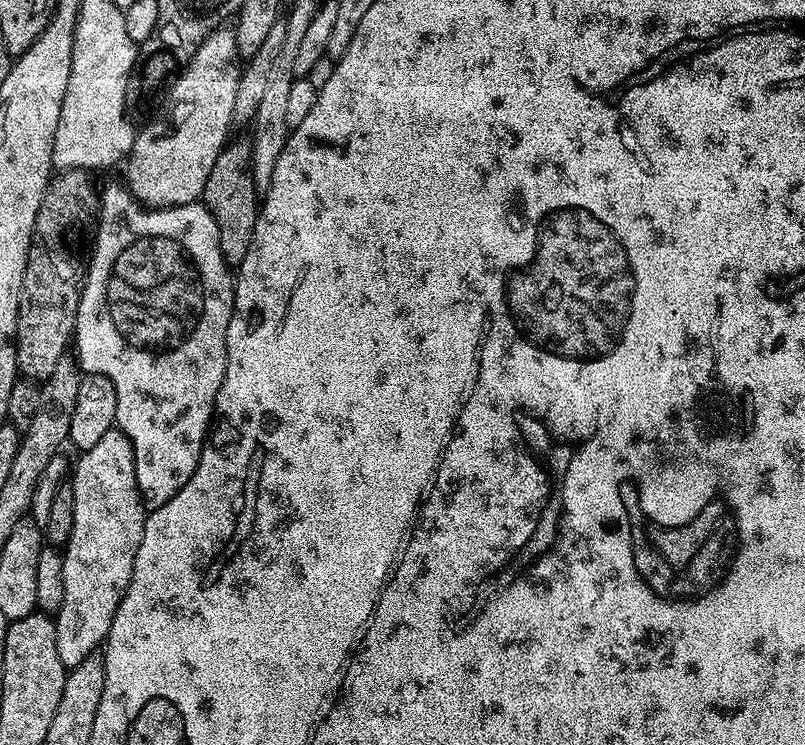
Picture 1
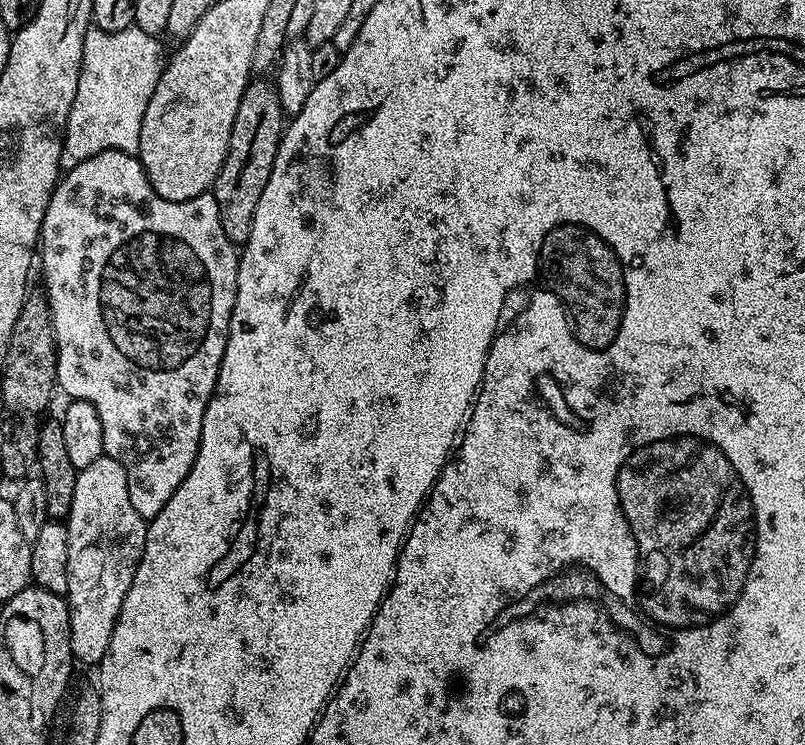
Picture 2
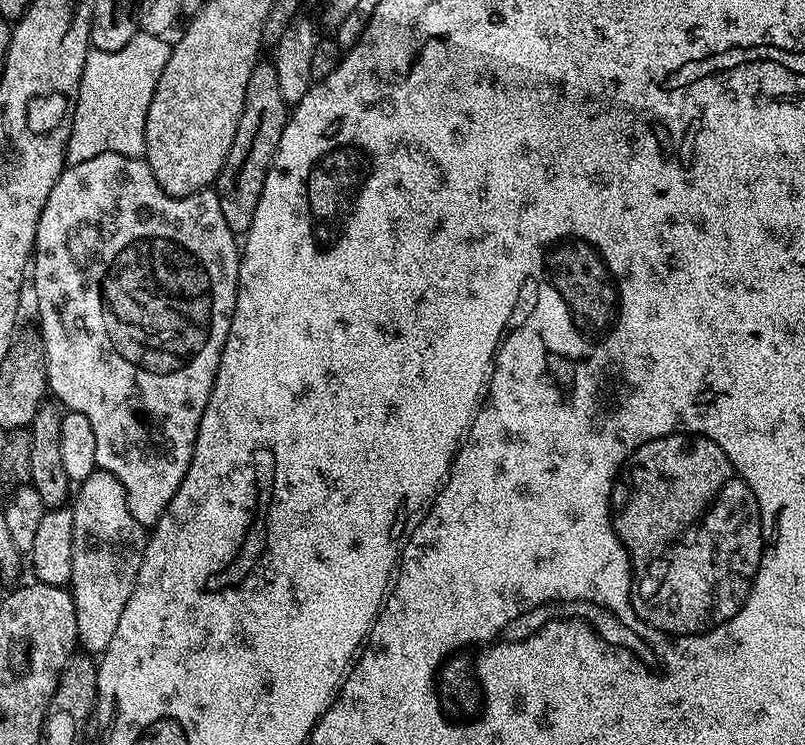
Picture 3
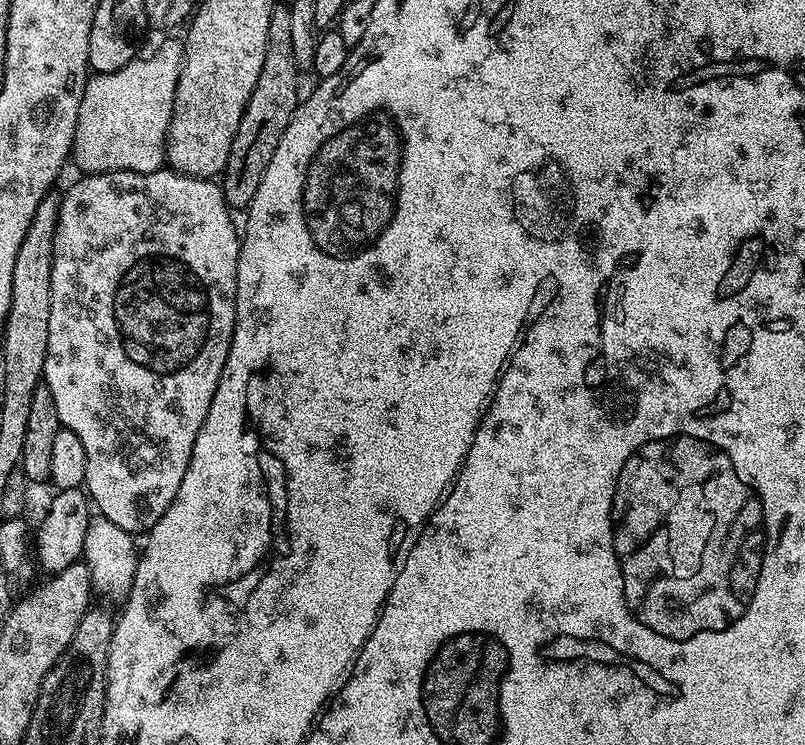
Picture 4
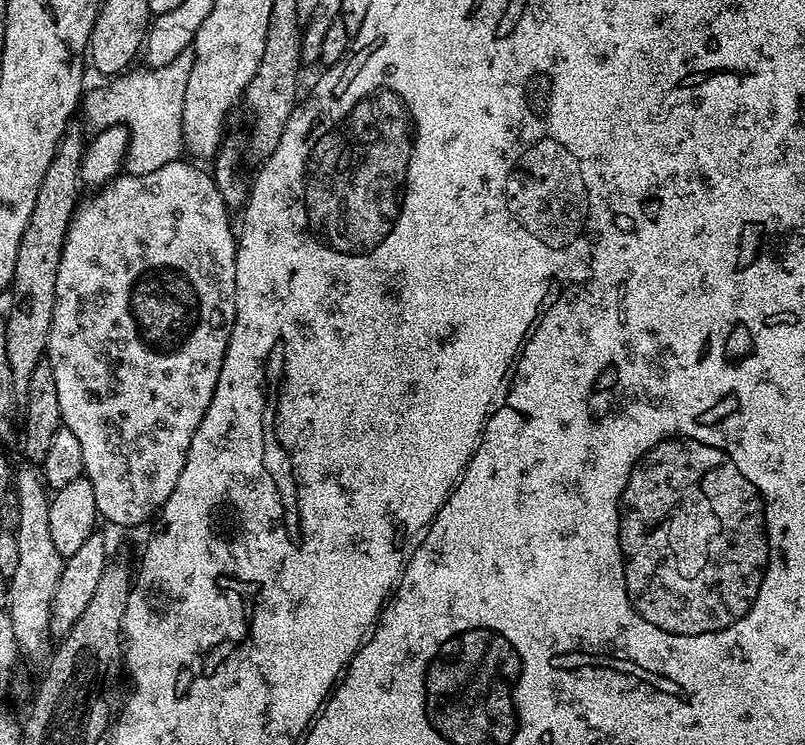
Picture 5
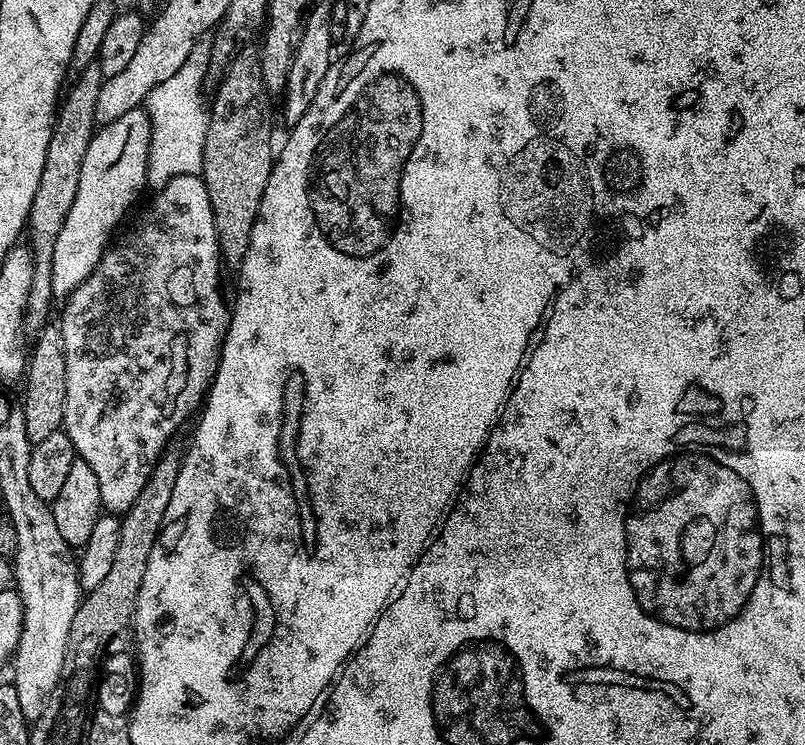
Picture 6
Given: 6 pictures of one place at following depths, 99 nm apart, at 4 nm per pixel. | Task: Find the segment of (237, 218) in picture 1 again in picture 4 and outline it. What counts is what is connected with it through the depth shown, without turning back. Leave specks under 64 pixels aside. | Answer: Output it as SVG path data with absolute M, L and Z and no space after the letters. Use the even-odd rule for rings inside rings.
M278 6L270 14L268 45L266 58L262 62L262 74L258 74L254 94L250 94L250 102L238 122L234 142L230 146L230 158L222 173L224 200L229 209L247 210L254 202L254 194L258 194L258 182L262 182L262 174L266 174L266 166L272 160L274 150L293 112L296 111L296 75L298 69L290 46L290 11L287 7Z

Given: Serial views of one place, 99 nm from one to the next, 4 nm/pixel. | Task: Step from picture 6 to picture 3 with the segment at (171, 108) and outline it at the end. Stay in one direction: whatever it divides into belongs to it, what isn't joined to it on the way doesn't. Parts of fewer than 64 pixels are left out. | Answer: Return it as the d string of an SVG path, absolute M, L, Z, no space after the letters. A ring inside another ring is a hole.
M137 34L122 50L101 52L89 58L84 77L80 79L80 93L68 139L68 164L86 162L107 152L143 157L146 114L171 53L165 37Z

